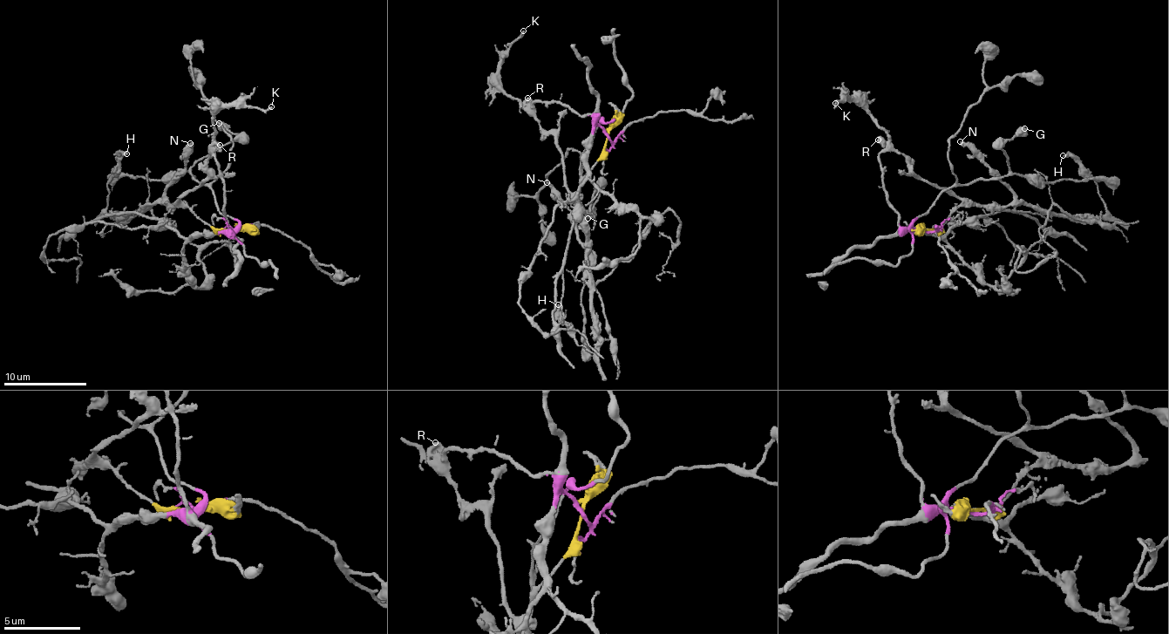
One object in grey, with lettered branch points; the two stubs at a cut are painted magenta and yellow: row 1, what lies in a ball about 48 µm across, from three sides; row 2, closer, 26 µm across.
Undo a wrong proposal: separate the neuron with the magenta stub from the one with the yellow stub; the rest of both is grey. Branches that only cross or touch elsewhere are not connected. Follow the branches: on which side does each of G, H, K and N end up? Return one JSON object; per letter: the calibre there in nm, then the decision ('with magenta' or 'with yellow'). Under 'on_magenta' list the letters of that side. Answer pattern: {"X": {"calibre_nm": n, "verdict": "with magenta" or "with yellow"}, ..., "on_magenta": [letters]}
{"G": {"calibre_nm": 650, "verdict": "with magenta"}, "H": {"calibre_nm": 280, "verdict": "with yellow"}, "K": {"calibre_nm": 200, "verdict": "with magenta"}, "N": {"calibre_nm": 280, "verdict": "with yellow"}, "on_magenta": ["G", "K"]}

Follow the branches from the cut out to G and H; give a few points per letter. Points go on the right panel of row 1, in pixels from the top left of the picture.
G: (927, 230), (915, 228), (914, 222), (944, 192), (1010, 172), (1002, 143), (1021, 134), (1025, 127)
H: (927, 230), (941, 229), (960, 207), (1031, 204), (1065, 214), (1104, 215), (1097, 187), (1070, 156), (1063, 154)

